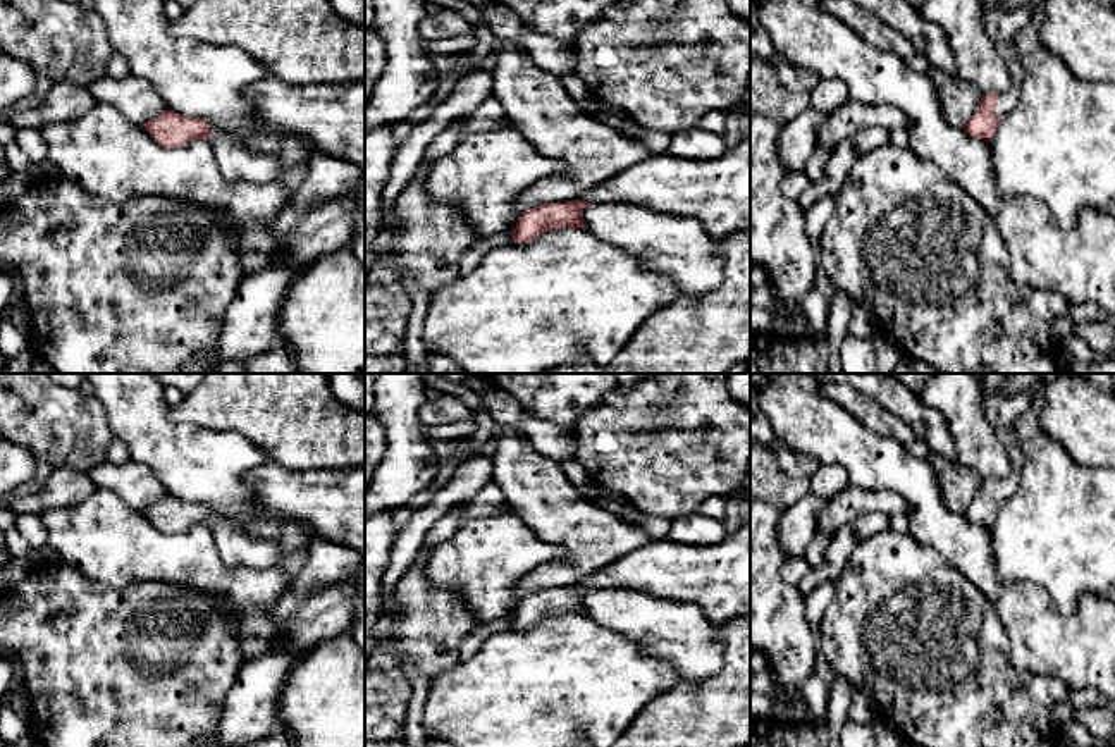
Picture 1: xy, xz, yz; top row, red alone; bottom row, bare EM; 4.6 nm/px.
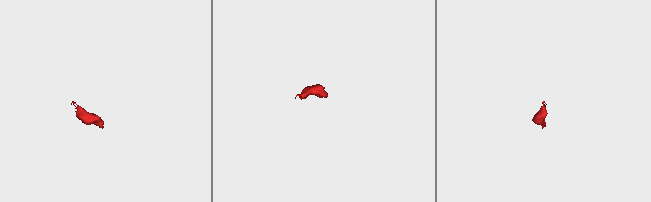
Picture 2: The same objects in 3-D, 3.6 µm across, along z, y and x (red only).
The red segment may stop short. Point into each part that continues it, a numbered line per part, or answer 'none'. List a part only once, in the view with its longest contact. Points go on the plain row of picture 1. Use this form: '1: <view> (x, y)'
1: xy (236, 549)
2: yz (1007, 486)

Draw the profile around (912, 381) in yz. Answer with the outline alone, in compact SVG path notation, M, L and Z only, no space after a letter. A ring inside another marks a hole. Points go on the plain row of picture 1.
M883 374L900 380L905 387L914 391L915 394L922 392L924 384L929 380L933 374Z

